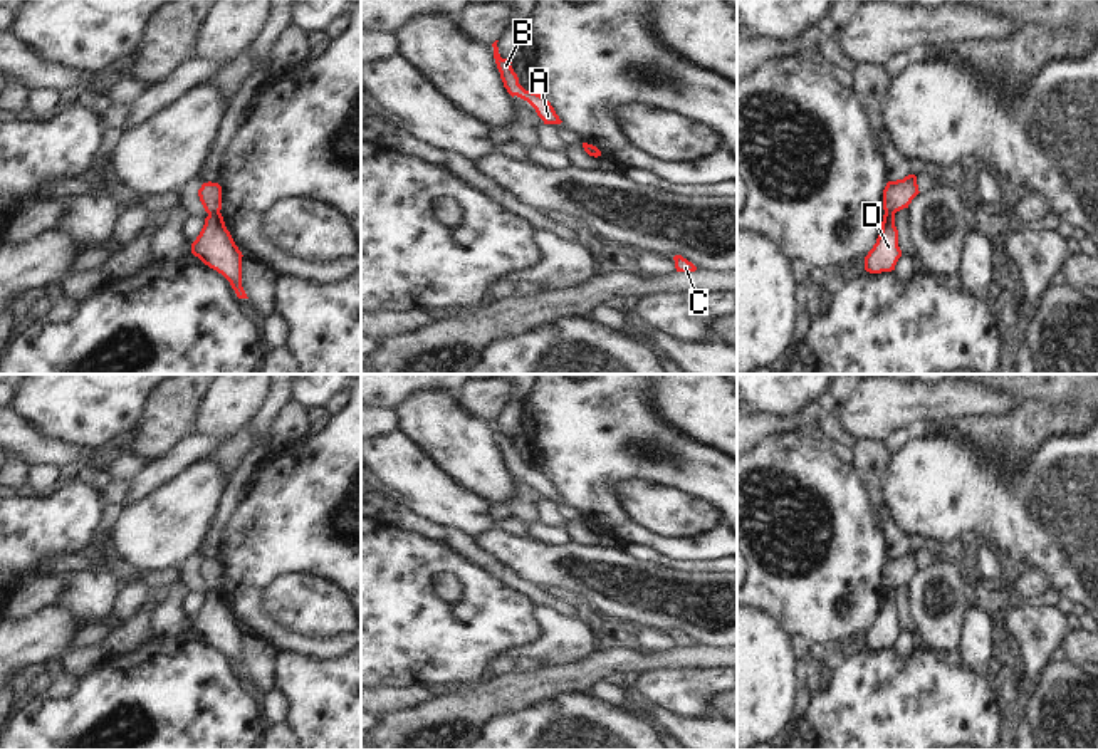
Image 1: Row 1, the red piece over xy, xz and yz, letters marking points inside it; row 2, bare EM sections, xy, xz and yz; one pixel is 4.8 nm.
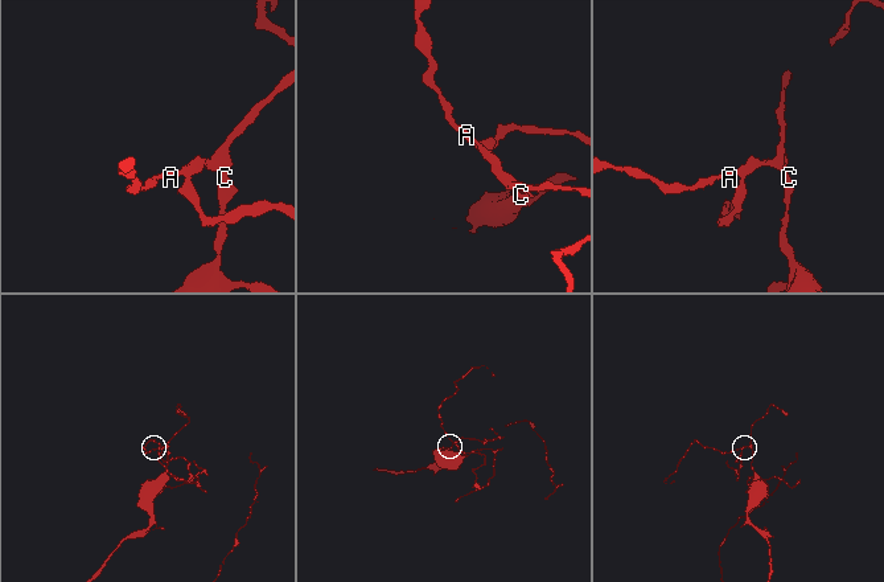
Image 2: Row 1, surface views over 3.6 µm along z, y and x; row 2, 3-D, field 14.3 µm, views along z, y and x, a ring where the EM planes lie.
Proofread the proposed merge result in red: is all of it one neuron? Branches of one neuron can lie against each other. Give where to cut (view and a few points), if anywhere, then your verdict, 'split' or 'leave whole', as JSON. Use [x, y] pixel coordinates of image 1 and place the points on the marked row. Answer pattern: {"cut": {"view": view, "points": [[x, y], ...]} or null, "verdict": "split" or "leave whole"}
{"cut": {"view": "xy", "points": [[219, 210], [209, 213]]}, "verdict": "split"}

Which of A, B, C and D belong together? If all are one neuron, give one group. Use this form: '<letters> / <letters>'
A B C / D

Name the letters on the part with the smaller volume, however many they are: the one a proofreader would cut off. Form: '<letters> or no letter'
D

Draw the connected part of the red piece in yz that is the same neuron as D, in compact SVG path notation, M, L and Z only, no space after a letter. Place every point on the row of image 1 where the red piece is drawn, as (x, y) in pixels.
M885 211L881 232L876 243L865 257L865 270L870 273L881 273L895 270L902 250L898 247L898 230L895 227L895 213Z

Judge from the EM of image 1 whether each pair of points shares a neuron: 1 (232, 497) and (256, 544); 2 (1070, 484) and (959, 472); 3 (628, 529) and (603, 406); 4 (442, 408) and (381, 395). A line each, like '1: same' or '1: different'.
1: different
2: same
3: same
4: different

